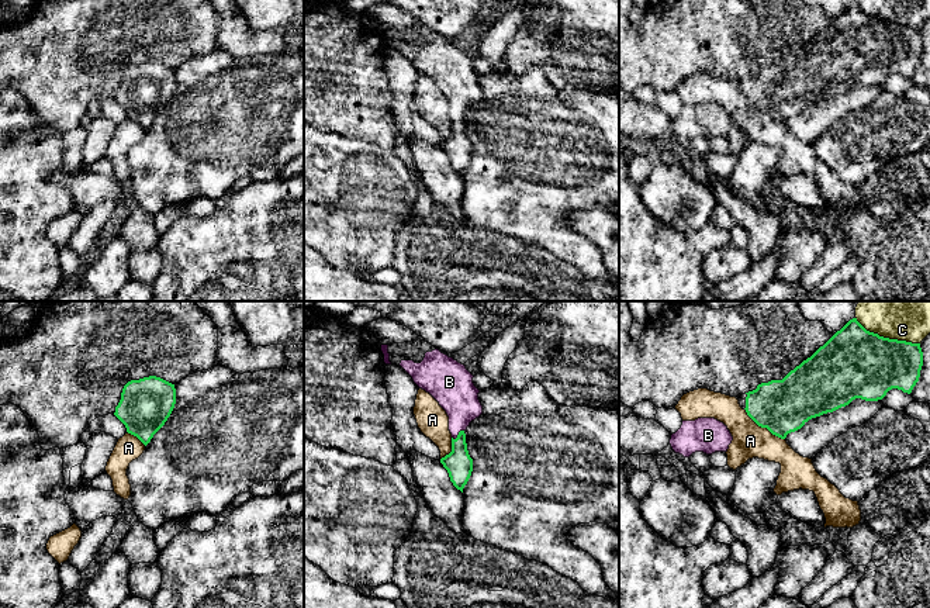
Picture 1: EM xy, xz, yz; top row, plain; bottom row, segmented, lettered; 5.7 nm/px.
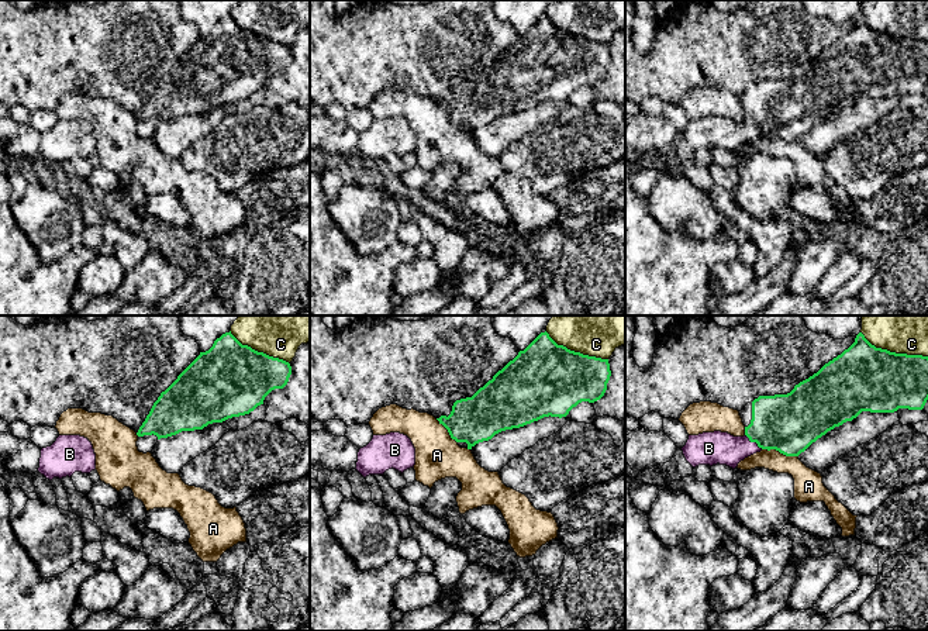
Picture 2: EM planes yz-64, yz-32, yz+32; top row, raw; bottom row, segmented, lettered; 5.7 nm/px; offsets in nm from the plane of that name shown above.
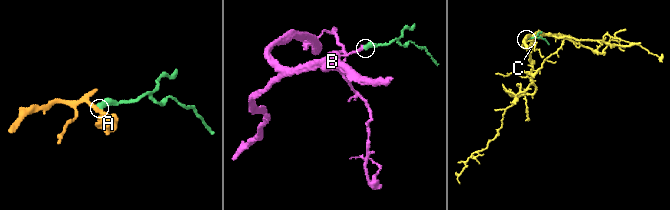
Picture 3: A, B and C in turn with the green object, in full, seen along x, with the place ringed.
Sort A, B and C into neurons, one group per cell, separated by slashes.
A / B / C

